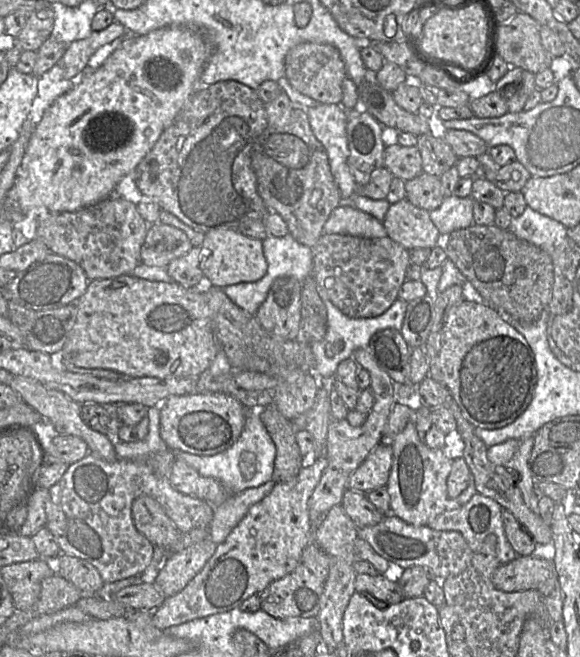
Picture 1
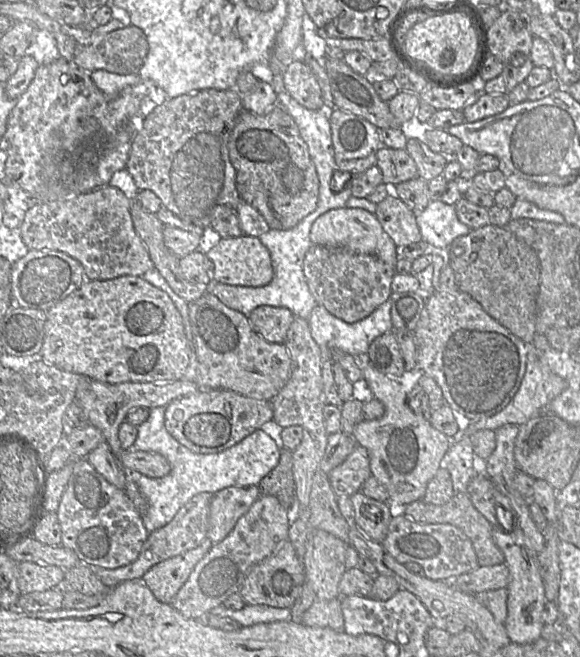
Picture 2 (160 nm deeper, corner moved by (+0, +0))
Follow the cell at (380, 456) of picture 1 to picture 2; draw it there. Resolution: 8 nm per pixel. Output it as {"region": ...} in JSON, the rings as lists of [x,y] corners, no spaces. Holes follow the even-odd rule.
{"region":[[[357,445],[354,451],[327,476],[335,494],[351,497],[361,491],[364,482],[372,475],[370,457],[365,447]]]}

